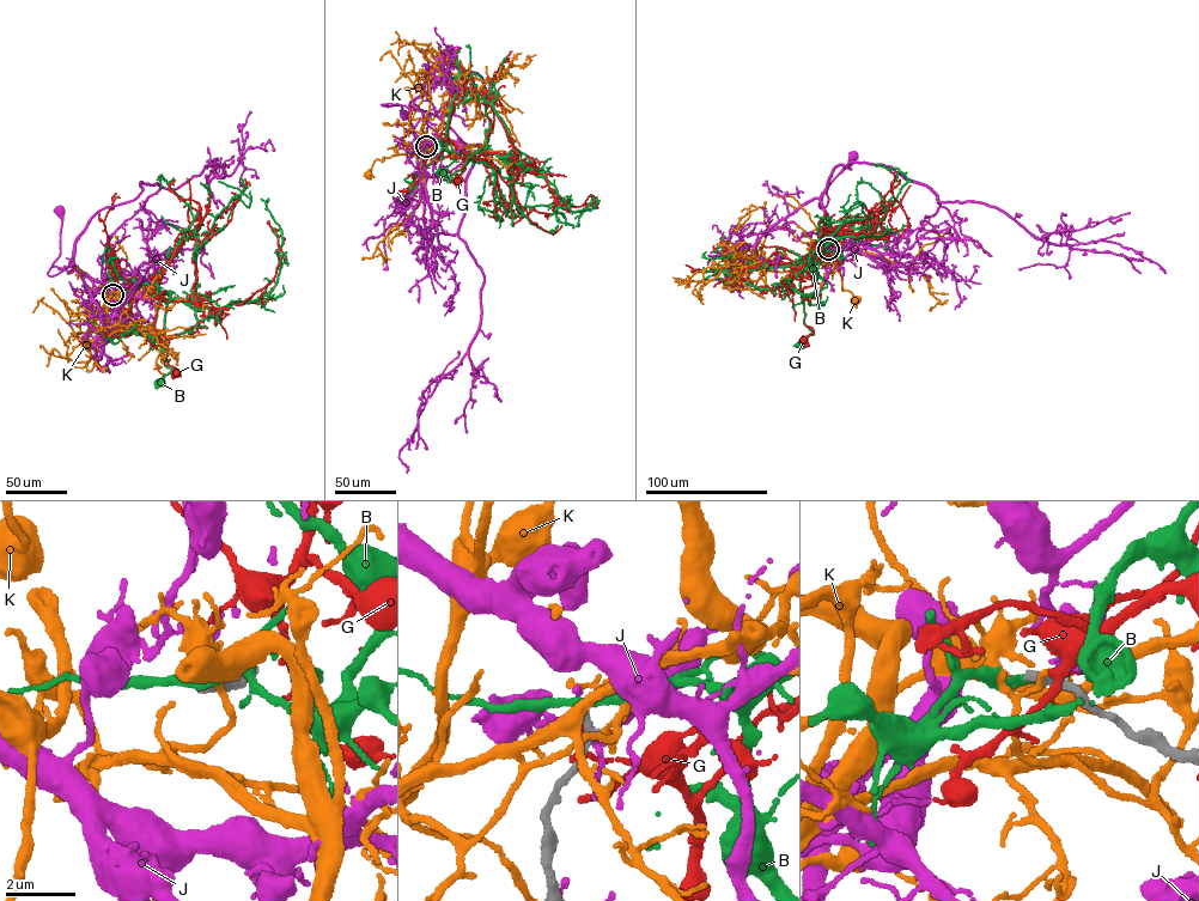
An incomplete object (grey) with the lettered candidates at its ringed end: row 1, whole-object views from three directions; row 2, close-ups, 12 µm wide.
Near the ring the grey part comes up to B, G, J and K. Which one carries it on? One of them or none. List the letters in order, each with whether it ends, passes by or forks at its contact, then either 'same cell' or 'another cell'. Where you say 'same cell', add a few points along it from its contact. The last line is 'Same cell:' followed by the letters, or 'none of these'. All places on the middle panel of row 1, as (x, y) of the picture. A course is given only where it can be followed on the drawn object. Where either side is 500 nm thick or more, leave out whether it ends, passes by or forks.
B: it passes by; another cell
G: it ends; another cell
J: it forks; another cell
K: it passes by; another cell
Same cell: none of these

